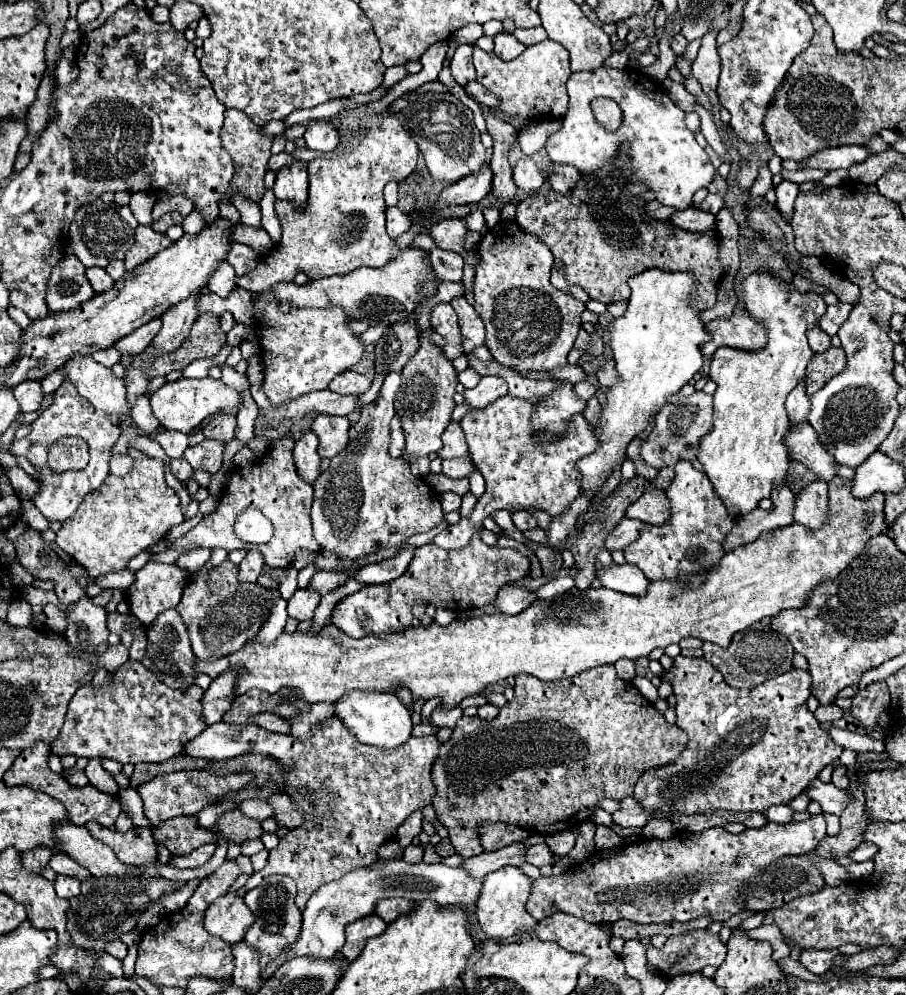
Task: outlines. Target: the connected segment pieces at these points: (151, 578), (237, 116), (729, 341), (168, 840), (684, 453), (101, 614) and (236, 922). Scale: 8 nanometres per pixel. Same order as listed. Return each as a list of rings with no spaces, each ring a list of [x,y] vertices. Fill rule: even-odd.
[[[148,561],[140,571],[136,571],[136,579],[130,585],[130,589],[126,591],[130,613],[136,615],[138,621],[148,627],[162,611],[172,609],[180,603],[180,597],[182,597],[186,583],[188,583],[188,571],[184,571],[176,565],[164,565],[164,563]]]
[[[226,109],[224,113],[224,125],[220,131],[220,141],[222,147],[230,153],[232,163],[234,163],[234,177],[232,183],[228,187],[228,195],[224,195],[224,199],[220,199],[222,203],[232,203],[236,191],[254,201],[260,203],[266,187],[264,187],[264,173],[268,169],[268,159],[270,159],[270,147],[272,147],[272,139],[268,133],[264,133],[262,127],[256,127],[256,123],[252,123],[252,119],[248,119],[242,111],[236,109]]]
[[[746,311],[732,313],[728,319],[710,321],[706,325],[706,331],[712,335],[712,339],[704,343],[700,351],[708,357],[712,357],[718,347],[758,351],[766,345],[764,327],[758,321],[754,321]]]
[[[184,815],[160,823],[158,827],[154,827],[152,835],[172,855],[186,855],[196,847],[214,841],[212,831],[198,827],[194,817],[184,817]]]
[[[694,391],[690,397],[666,405],[656,415],[656,427],[646,439],[642,439],[640,455],[650,467],[656,469],[662,469],[666,465],[676,465],[678,461],[692,461],[696,457],[700,437],[708,433],[710,427],[712,427],[712,395],[704,391]]]
[[[80,597],[74,603],[72,611],[66,613],[66,619],[68,627],[64,631],[64,637],[76,651],[92,653],[106,643],[110,633],[106,627],[108,613],[104,607],[94,605],[90,597]]]
[[[224,895],[216,899],[204,915],[206,931],[230,945],[242,941],[246,929],[252,923],[254,915],[238,895]]]

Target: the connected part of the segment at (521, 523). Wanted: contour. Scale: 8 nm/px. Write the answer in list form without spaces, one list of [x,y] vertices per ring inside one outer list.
[[[516,511],[516,513],[512,513],[512,521],[514,521],[514,525],[520,531],[526,531],[526,529],[534,529],[536,527],[536,519],[528,511]]]

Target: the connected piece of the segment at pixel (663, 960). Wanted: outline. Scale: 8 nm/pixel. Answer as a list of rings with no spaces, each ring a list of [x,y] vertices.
[[[694,929],[694,931],[686,931],[682,935],[668,937],[668,941],[666,941],[666,945],[662,949],[652,947],[646,939],[644,939],[644,945],[648,947],[646,949],[648,963],[652,967],[656,967],[656,971],[664,979],[672,979],[672,977],[676,977],[680,973],[696,973],[696,971],[702,971],[706,965],[718,967],[724,961],[724,953],[726,953],[726,945],[720,941],[720,935],[714,935],[708,929]]]

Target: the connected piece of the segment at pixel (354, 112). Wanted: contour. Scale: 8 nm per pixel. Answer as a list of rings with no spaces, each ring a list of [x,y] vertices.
[[[356,105],[346,107],[340,115],[344,117],[340,139],[344,141],[352,131],[360,131],[358,143],[348,155],[338,159],[314,159],[308,163],[310,197],[304,209],[276,201],[282,239],[274,247],[274,253],[266,253],[264,261],[260,261],[254,271],[236,279],[238,287],[244,287],[254,295],[272,295],[272,285],[292,281],[298,271],[306,273],[308,279],[320,279],[344,275],[360,267],[380,269],[400,255],[402,249],[384,227],[386,205],[382,189],[390,181],[404,181],[416,169],[418,147],[402,129],[396,113],[382,111],[364,115],[362,105]]]

